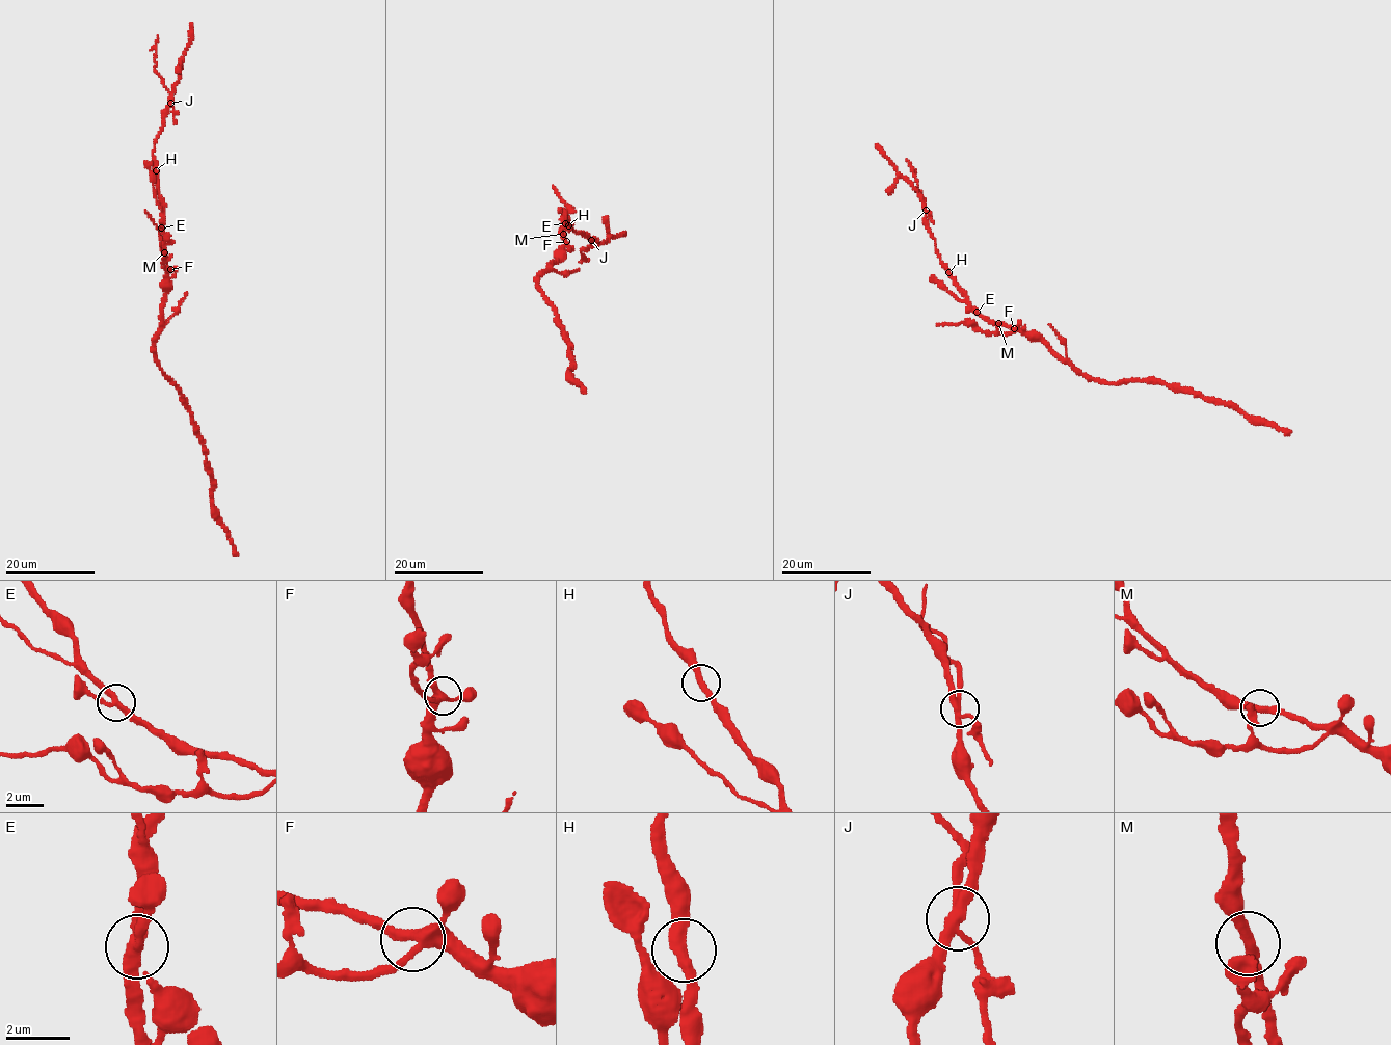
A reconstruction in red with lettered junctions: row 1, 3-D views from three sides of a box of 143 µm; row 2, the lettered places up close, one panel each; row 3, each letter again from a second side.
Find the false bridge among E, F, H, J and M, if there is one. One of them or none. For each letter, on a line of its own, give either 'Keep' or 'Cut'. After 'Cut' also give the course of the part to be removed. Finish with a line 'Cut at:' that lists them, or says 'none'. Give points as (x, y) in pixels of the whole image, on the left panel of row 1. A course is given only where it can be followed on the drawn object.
E: Keep
F: Keep
H: Keep
J: Cut. Course of the part to remove: (170, 104), (170, 92), (155, 71), (158, 35)
M: Keep
Cut at: J

